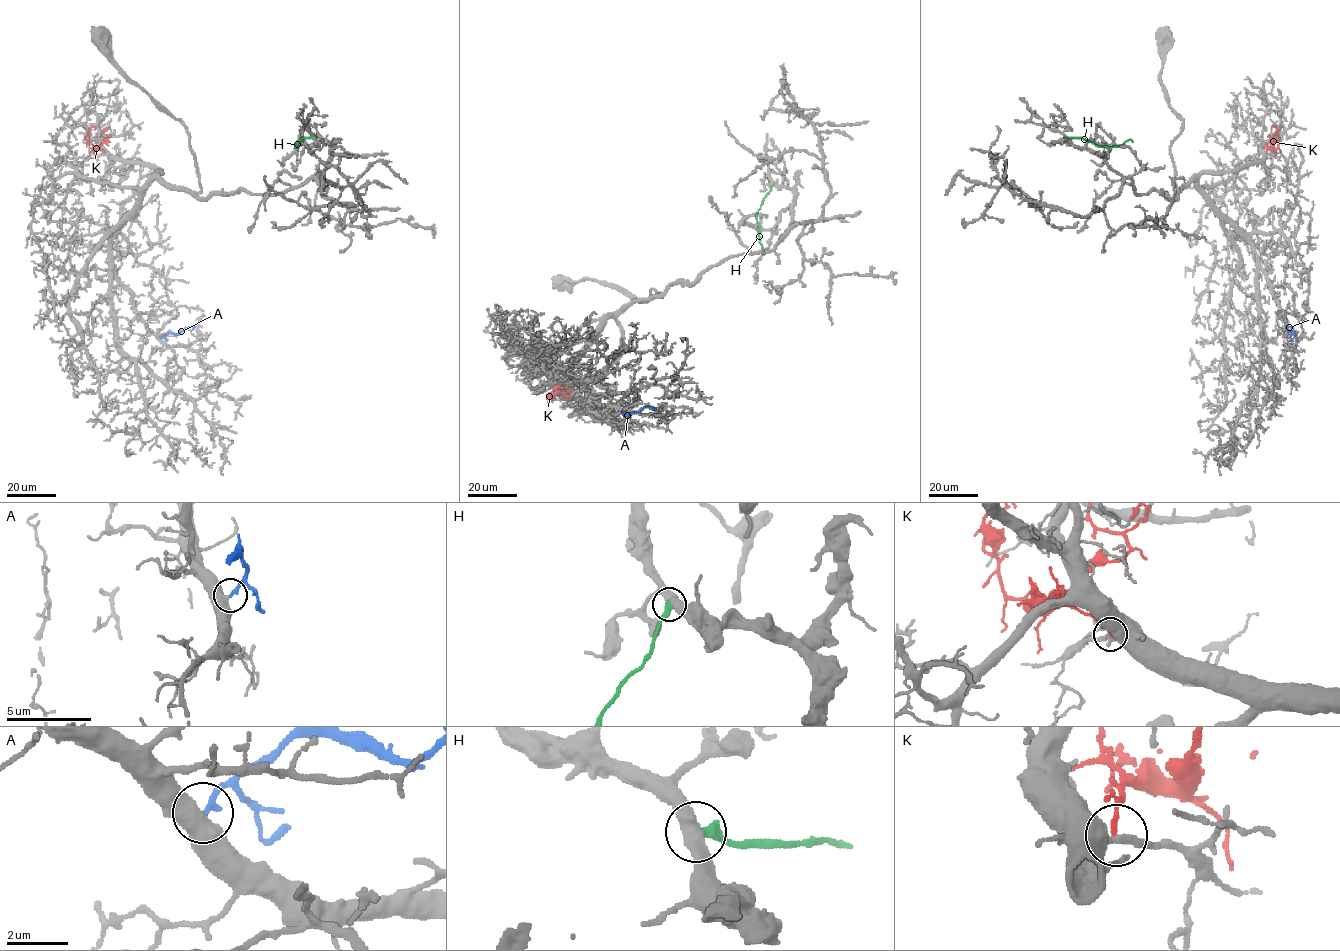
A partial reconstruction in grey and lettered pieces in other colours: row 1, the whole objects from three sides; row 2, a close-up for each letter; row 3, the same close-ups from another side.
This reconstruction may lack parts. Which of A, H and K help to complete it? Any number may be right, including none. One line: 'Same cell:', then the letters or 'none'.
Same cell: A

